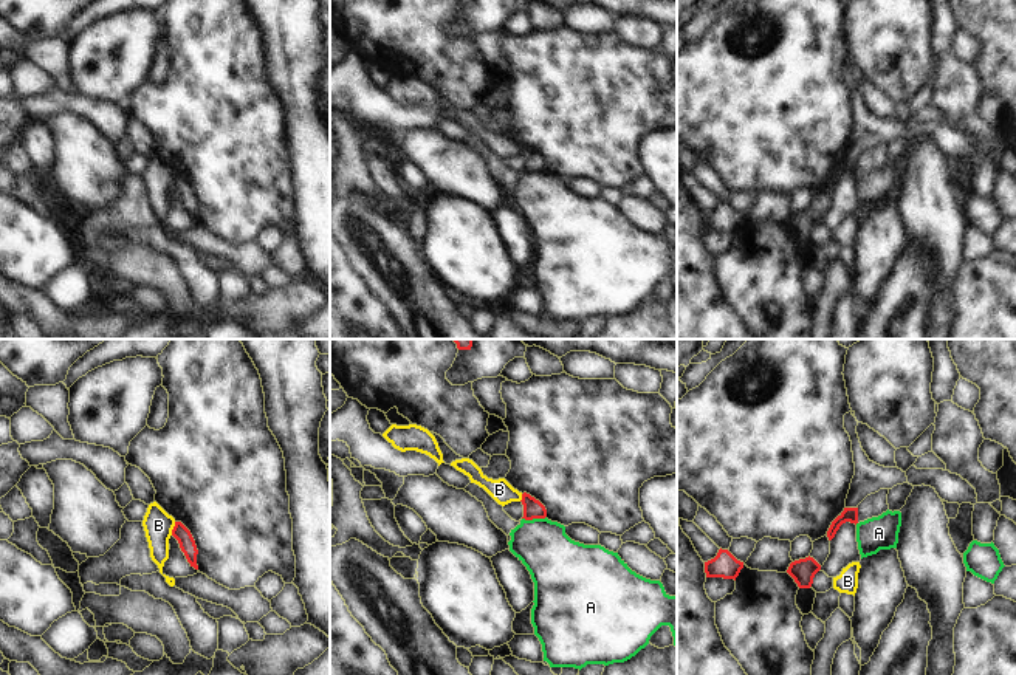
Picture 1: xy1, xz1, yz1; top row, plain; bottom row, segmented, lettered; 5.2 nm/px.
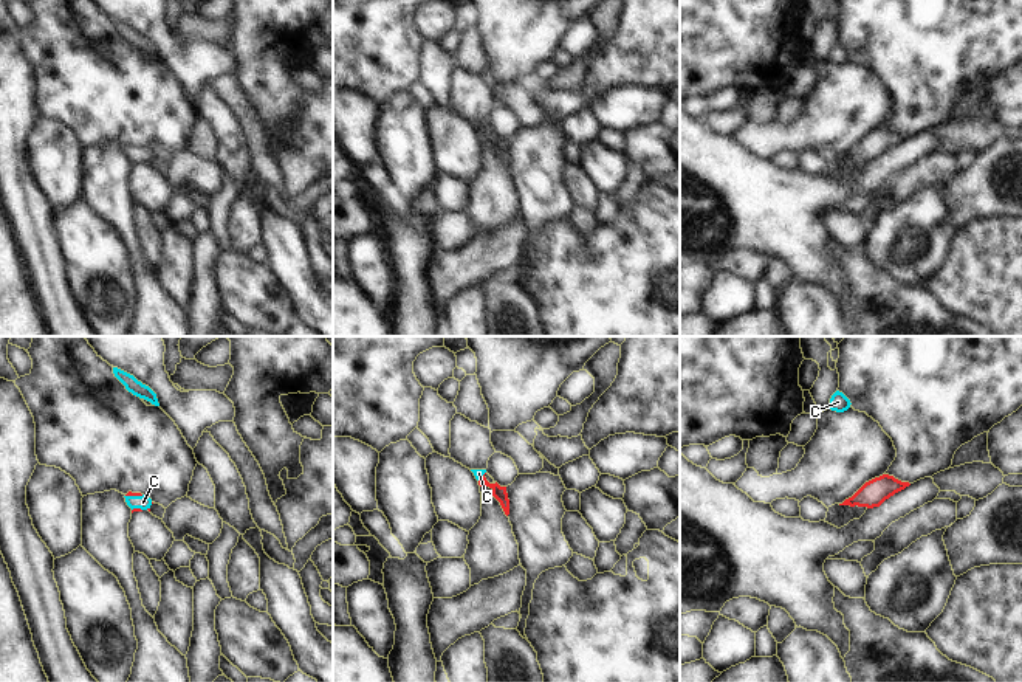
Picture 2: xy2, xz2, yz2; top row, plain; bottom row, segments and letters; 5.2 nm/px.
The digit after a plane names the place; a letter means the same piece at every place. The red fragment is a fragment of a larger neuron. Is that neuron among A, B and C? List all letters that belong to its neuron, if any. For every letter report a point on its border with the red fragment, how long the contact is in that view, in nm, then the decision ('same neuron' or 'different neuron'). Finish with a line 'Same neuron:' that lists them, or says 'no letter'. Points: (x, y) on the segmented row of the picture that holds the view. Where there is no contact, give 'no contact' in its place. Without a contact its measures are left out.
A: xz1 (533, 517) | 130 nm | different neuron
B: xy1 (174, 528) | 80 nm | different neuron
C: xy2 (133, 495) | 100 nm | same neuron
Same neuron: C

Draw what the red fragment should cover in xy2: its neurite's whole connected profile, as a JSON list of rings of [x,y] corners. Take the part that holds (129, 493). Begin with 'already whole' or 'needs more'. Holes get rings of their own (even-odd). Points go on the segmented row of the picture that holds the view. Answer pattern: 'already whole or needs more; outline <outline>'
needs more; outline [[[129,491],[124,498],[125,498],[127,505],[132,508],[132,513],[142,512],[142,510],[150,512],[150,505],[153,504],[149,496],[144,496],[141,493]]]

